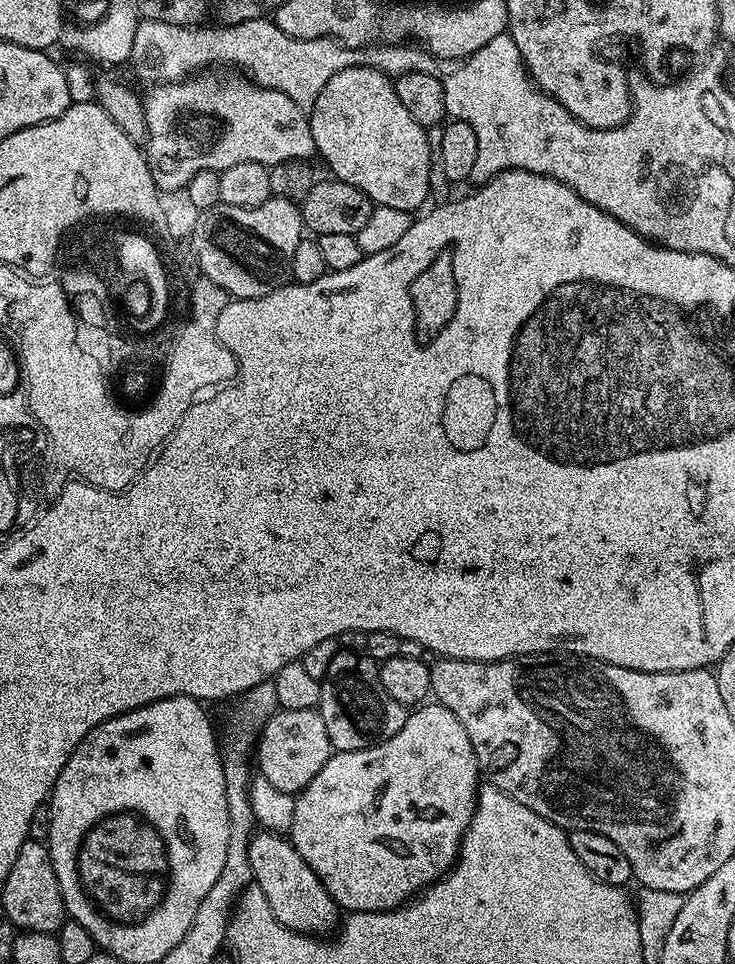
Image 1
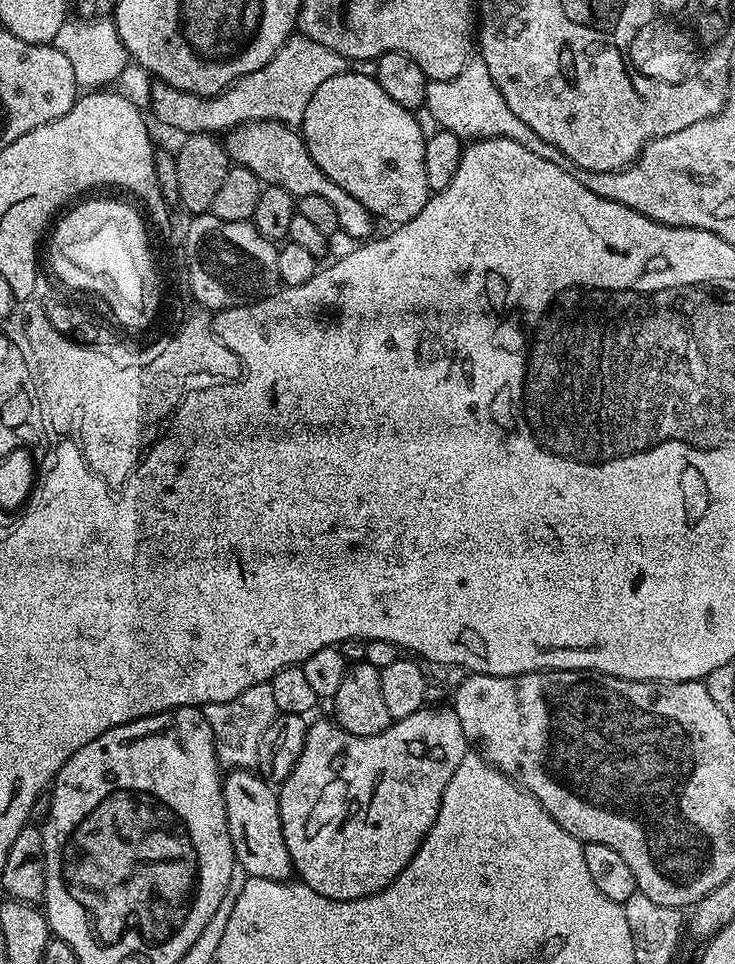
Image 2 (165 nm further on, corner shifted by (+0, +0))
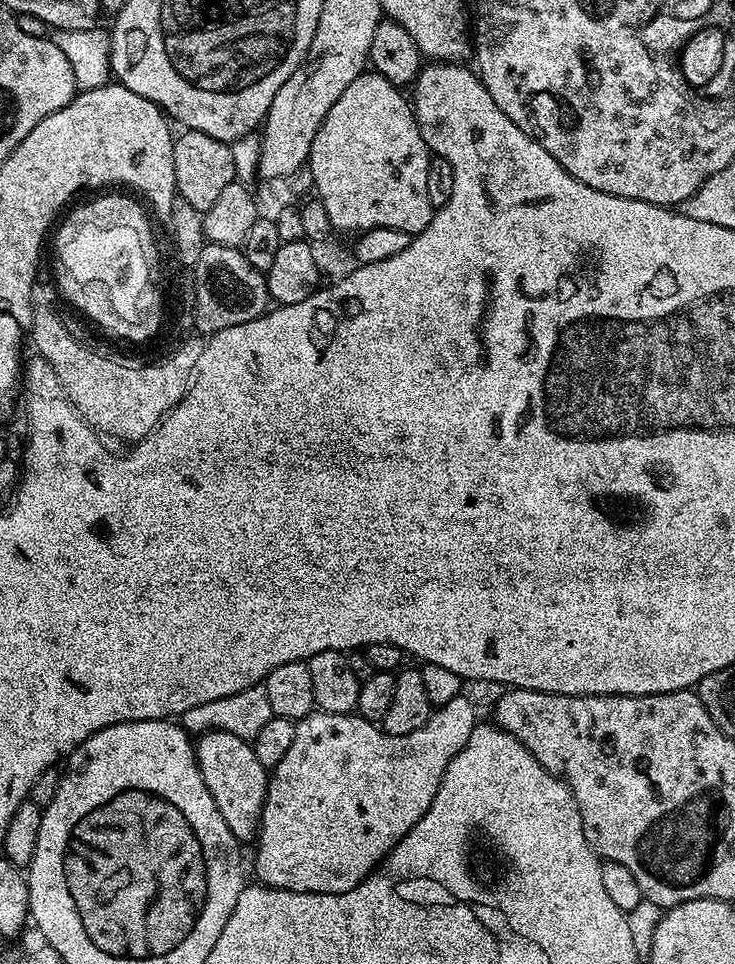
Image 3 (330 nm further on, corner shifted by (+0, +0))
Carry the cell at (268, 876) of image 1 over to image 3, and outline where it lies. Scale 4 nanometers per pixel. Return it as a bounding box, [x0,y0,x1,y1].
[194,730,269,842]

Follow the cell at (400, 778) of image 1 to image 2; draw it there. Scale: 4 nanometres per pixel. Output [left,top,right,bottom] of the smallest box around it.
[278,706,470,900]

